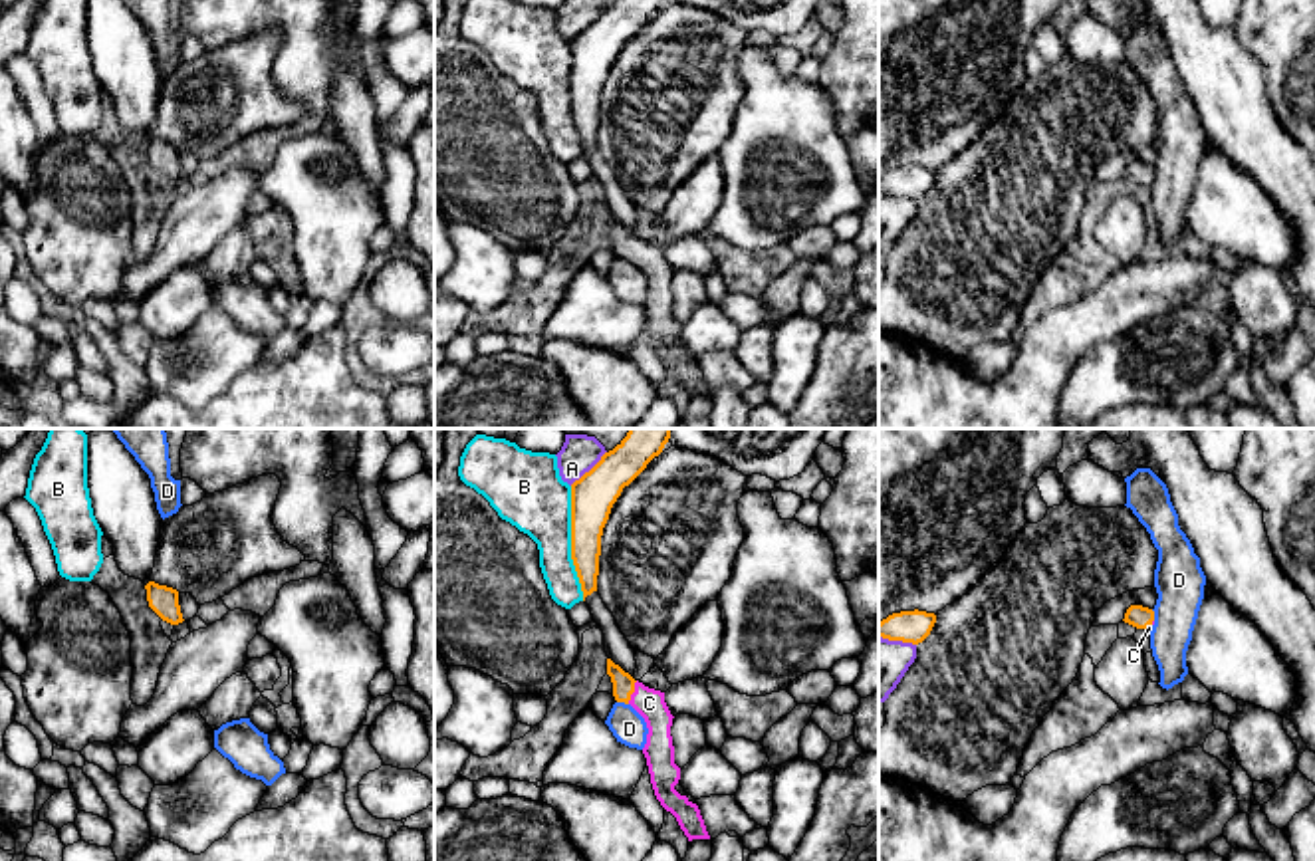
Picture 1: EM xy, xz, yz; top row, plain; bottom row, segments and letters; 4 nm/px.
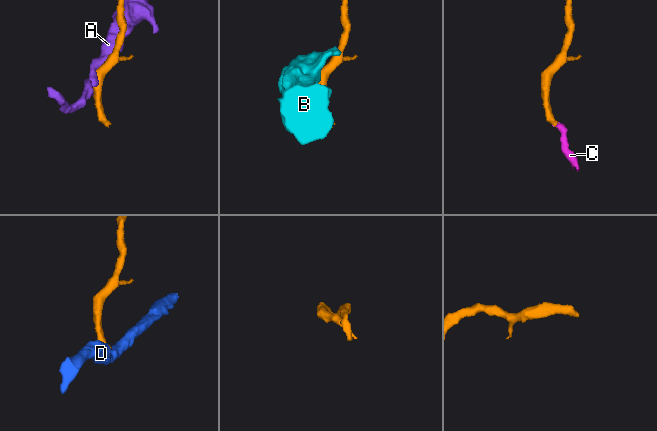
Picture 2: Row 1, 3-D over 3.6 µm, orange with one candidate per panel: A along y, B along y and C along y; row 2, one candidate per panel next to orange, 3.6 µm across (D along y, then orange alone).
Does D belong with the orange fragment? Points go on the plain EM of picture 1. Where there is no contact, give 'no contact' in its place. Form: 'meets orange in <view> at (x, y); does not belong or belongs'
meets orange in xz at (623, 256); does not belong

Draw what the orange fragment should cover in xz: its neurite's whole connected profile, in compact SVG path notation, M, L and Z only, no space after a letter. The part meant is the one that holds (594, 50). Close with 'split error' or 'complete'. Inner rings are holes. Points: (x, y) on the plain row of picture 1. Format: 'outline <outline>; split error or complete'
outline M617 0L571 40L571 115L583 157L597 147L601 91L611 63L664 0Z; complete

